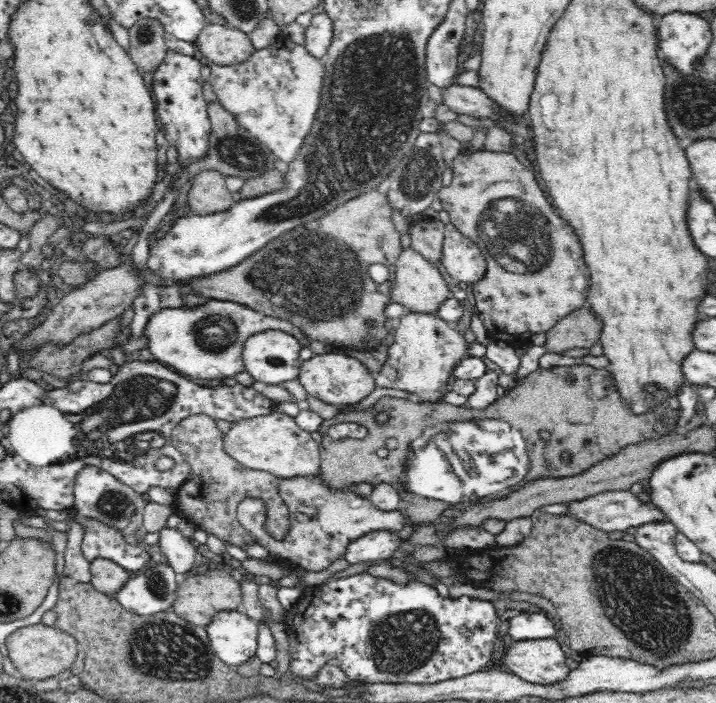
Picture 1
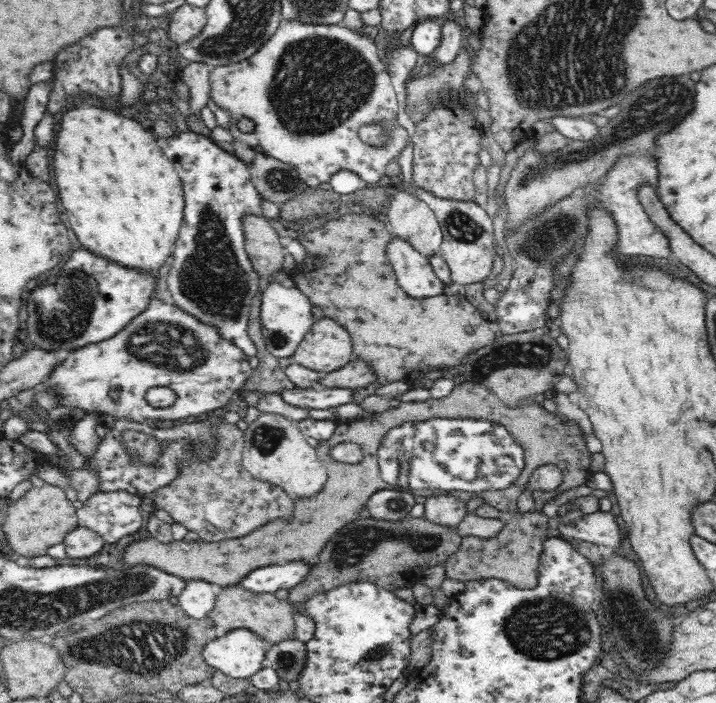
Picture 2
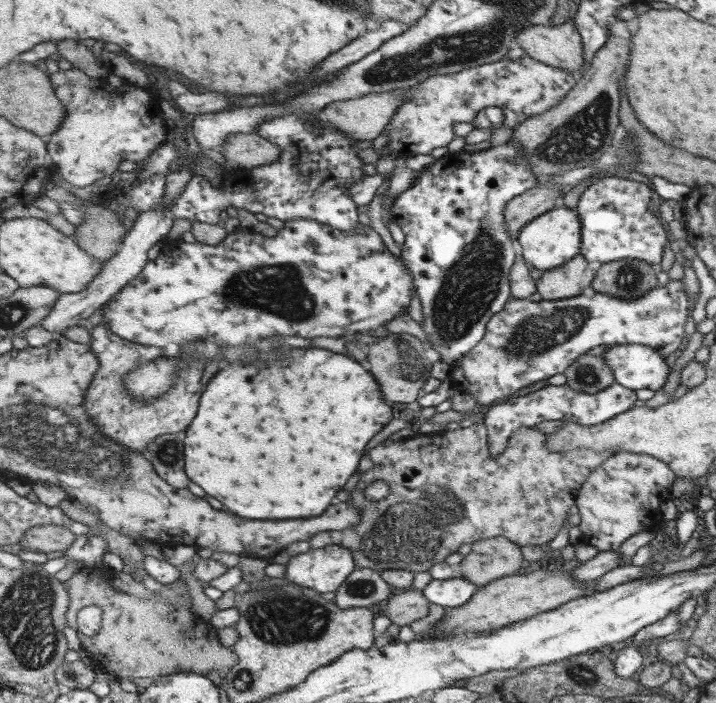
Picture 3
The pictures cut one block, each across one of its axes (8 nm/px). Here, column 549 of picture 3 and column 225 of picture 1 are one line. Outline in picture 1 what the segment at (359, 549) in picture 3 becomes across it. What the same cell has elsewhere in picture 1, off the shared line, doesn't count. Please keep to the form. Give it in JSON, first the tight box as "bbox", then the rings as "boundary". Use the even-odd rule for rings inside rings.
{"bbox":[171,414,290,548],"boundary":[[[207,414],[190,415],[171,431],[171,441],[192,468],[190,478],[176,490],[172,502],[176,503],[177,516],[195,522],[196,529],[206,530],[207,534],[214,534],[222,542],[246,548],[257,540],[236,518],[236,504],[245,497],[260,498],[267,504],[269,533],[274,538],[282,538],[288,532],[290,519],[289,508],[280,497],[280,477],[240,465],[228,455],[224,436],[218,430],[216,420]]]}

